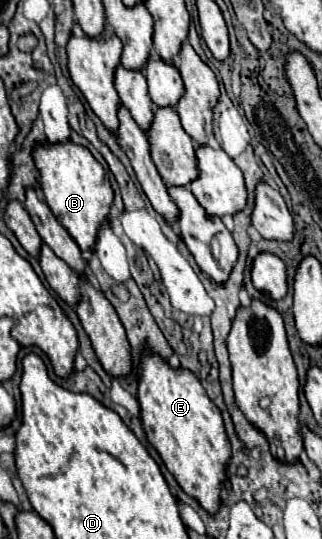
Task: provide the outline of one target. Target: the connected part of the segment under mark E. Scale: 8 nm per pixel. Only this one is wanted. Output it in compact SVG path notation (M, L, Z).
M142 352L138 368L138 404L146 438L158 450L166 468L188 496L196 498L210 514L216 514L220 492L228 478L230 442L226 438L222 414L206 396L200 380L186 368L172 368L158 354Z

